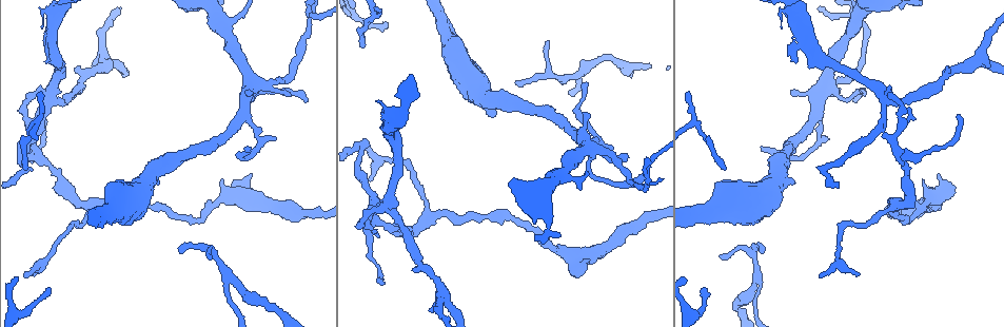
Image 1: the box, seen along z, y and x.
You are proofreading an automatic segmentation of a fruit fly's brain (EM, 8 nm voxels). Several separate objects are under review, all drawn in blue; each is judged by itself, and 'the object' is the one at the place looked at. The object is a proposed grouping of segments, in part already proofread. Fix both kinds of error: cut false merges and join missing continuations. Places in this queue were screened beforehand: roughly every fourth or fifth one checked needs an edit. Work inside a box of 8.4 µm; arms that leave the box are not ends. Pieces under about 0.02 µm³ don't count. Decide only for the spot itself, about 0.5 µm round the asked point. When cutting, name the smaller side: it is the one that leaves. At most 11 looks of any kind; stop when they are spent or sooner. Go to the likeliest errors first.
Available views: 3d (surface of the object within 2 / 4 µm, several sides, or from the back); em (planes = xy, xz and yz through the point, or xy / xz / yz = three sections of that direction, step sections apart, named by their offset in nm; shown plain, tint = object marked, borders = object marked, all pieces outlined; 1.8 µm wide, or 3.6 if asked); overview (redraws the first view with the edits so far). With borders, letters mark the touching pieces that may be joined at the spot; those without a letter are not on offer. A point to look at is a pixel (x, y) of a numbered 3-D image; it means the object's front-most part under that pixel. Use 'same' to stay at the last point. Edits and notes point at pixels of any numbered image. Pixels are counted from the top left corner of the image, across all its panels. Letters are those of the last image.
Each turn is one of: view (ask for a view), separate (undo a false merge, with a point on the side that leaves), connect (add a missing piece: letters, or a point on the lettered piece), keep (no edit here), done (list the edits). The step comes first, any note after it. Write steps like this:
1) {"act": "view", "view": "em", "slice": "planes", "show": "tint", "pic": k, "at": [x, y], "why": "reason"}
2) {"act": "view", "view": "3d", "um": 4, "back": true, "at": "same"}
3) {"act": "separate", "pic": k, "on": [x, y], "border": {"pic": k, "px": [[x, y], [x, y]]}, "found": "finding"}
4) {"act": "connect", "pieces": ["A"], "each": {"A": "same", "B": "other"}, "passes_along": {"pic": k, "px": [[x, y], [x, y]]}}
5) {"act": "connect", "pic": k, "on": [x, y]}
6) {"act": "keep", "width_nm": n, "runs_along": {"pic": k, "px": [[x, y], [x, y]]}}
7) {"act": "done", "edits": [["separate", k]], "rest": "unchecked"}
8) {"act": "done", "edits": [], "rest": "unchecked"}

{"act": "view", "view": "em", "slice": "xy", "step": 16, "show": "plain", "pic": 1, "at": [790, 50], "why": "branch stops here"}

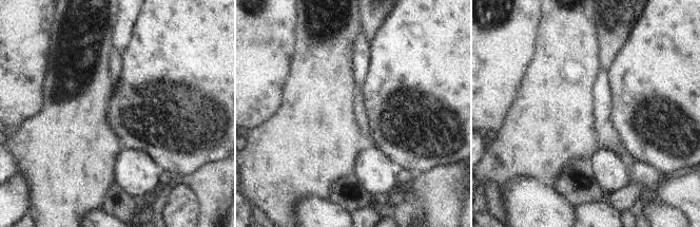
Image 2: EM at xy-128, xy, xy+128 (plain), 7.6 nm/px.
{"act": "view", "view": "em", "slice": "xy", "step": 16, "show": "borders", "at": "same"}

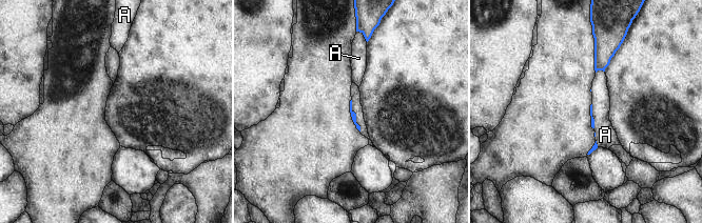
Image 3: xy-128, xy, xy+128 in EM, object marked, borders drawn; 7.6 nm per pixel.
{"act": "keep", "each": {"A": "other"}, "found": "none of them fits"}

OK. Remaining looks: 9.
{"act": "view", "view": "3d", "um": 4, "pic": 1, "at": [701, 289], "why": "tapers out"}

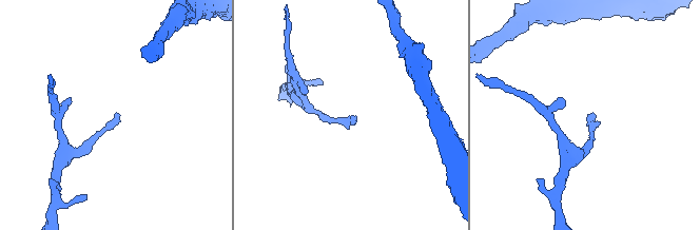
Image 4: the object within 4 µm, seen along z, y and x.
{"act": "view", "view": "em", "slice": "xy", "step": 8, "show": "tint", "pic": 4, "at": [115, 113], "why": "now the EM"}

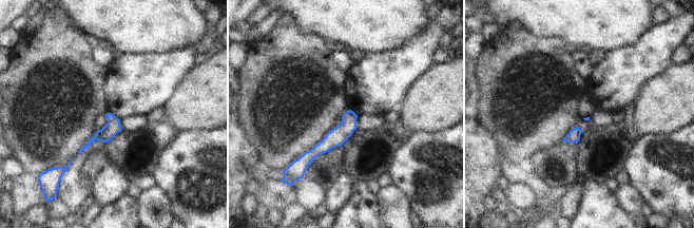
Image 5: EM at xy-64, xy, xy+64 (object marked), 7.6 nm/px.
{"act": "view", "view": "em", "slice": "planes", "show": "borders", "at": "same", "why": "cut it another way"}

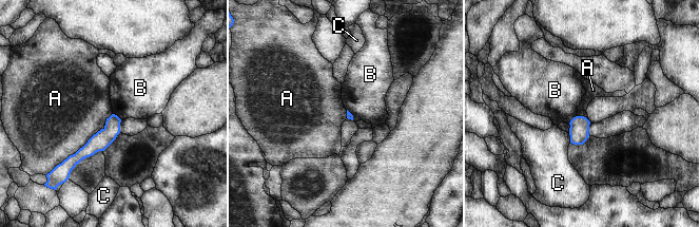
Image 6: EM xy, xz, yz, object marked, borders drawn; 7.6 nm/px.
{"act": "keep", "each": {"A": "other", "B": "other", "C": "other"}, "runs_along": {"pic": 6, "px": [[117, 120], [92, 147], [70, 164]]}, "found": "none of them fits"}

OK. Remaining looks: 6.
{"act": "view", "view": "3d", "um": 4, "pic": 1, "at": [180, 252], "why": "free end"}

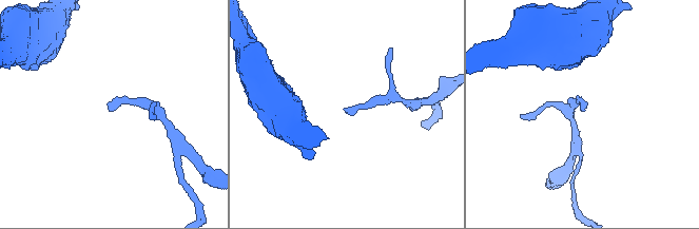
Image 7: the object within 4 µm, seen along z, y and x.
{"act": "view", "view": "em", "slice": "planes", "show": "borders", "pic": 7, "at": [346, 112], "why": "shape alone is not enough"}

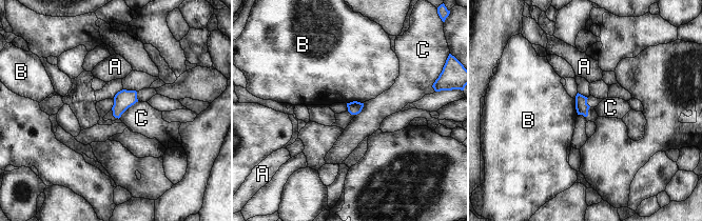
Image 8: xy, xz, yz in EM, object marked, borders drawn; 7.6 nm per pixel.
{"act": "keep", "width_nm": 100, "each": {"A": "other", "B": "other", "C": "other"}, "border": {"pic": 8, "px": [[138, 101], [132, 104], [118, 118]]}, "found": "no lettered piece goes on from it"}

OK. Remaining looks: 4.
{"act": "view", "view": "3d", "um": 4, "pic": 1, "at": [859, 275], "why": "branch stops here"}

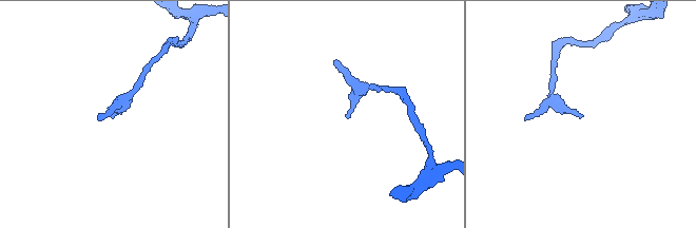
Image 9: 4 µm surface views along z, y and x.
{"act": "view", "view": "em", "um": 3.6, "slice": "xy", "step": 8, "show": "tint", "pic": 9, "at": [113, 114]}

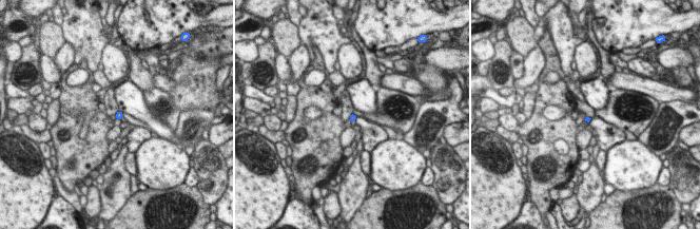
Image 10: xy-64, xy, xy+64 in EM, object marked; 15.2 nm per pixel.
{"act": "view", "view": "em", "um": 3.6, "slice": "planes", "show": "borders", "at": "same"}

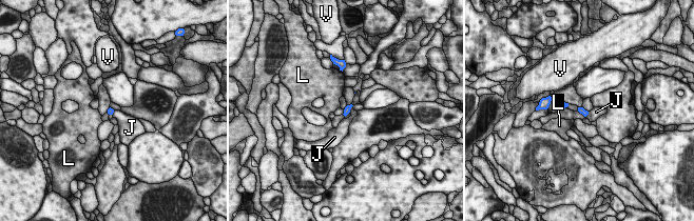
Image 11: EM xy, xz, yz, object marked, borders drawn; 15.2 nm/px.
{"act": "keep", "width_nm": 90, "each": {"J": "other", "L": "other", "V": "other"}, "border": {"pic": 11, "px": [[352, 105], [349, 112]]}, "found": "none of them fits"}

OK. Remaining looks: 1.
{"act": "view", "view": "em", "slice": "planes", "show": "borders", "pic": 1, "at": [646, 179], "why": "branch point"}

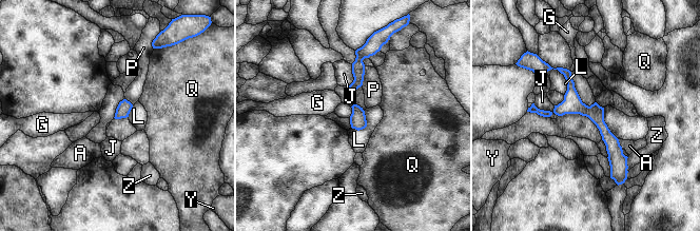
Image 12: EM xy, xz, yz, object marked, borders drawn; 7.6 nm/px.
{"act": "keep", "each": {"A": "other", "G": "other", "J": "other", "L": "other", "P": "other", "Q": "other", "Y": "other", "Z": "other"}, "border": {"pic": 12, "px": [[548, 70], [563, 75], [564, 95]]}, "found": "all the same neuron"}

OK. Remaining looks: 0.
{"act": "done", "edits": [], "rest": "unchecked"}

